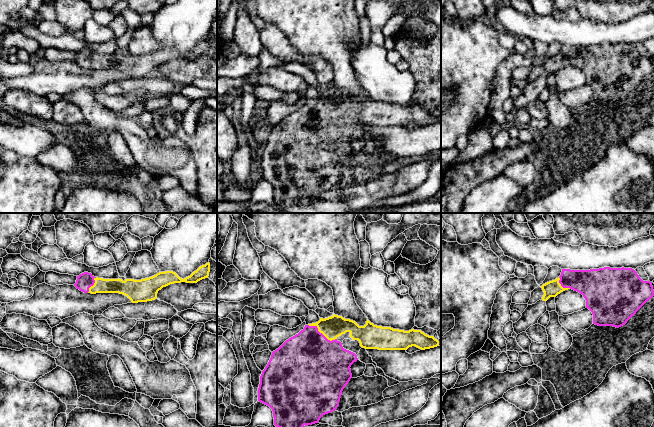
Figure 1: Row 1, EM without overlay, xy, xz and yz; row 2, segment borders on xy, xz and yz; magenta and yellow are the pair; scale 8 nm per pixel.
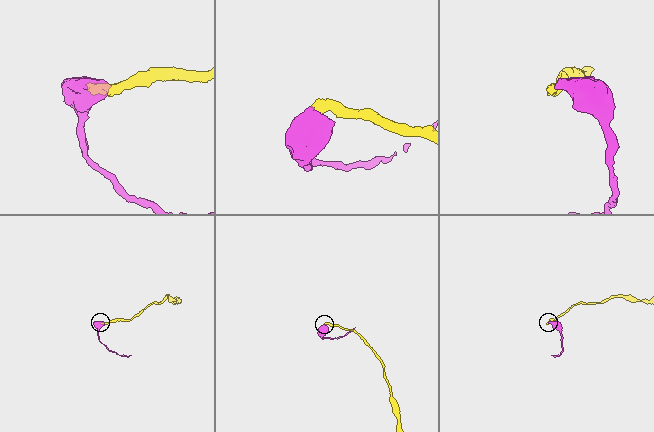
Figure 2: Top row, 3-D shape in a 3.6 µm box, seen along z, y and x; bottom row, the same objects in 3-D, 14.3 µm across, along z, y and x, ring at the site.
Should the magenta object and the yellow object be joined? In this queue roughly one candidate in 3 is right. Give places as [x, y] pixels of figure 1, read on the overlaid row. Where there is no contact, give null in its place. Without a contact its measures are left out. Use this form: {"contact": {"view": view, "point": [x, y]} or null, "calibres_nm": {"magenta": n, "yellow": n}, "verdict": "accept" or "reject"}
{"contact": {"view": "xz", "point": [321, 333]}, "calibres_nm": {"magenta": 480, "yellow": 180}, "verdict": "accept"}

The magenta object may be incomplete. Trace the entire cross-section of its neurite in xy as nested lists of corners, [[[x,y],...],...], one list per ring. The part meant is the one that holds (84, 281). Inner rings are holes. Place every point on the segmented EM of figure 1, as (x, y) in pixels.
[[[210,263],[200,266],[190,276],[182,279],[173,271],[159,272],[156,275],[141,279],[103,279],[84,272],[77,276],[74,286],[84,293],[119,293],[127,296],[132,303],[152,301],[163,287],[174,283],[197,283],[208,278]]]

